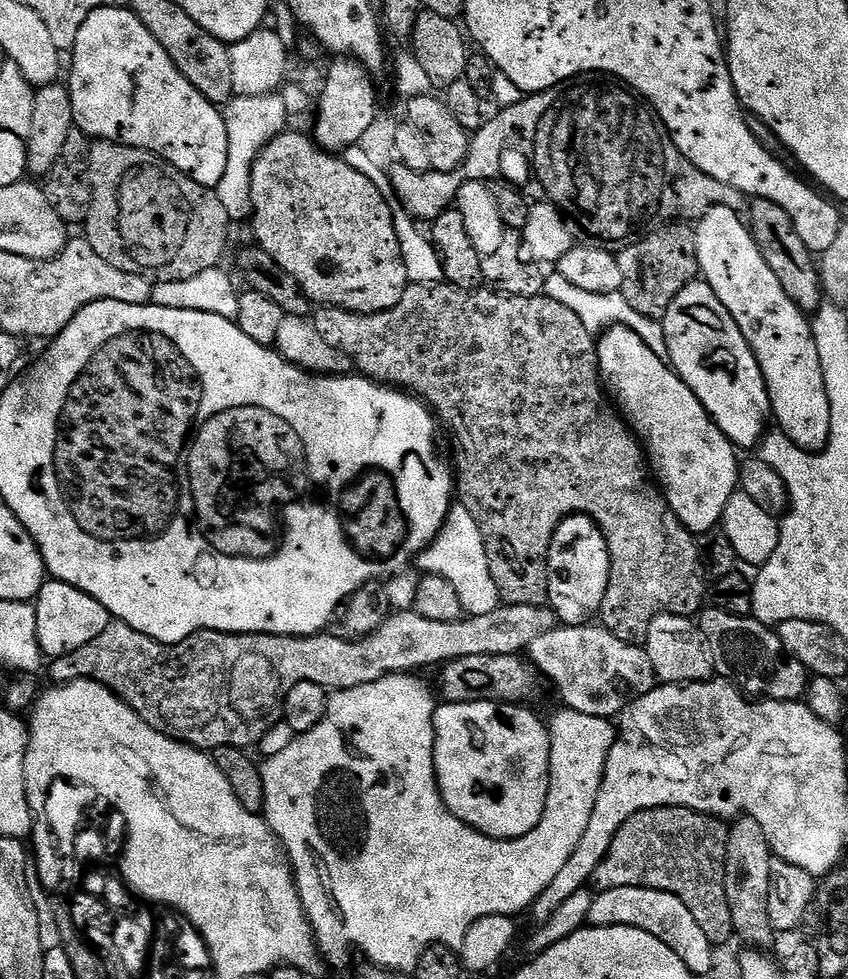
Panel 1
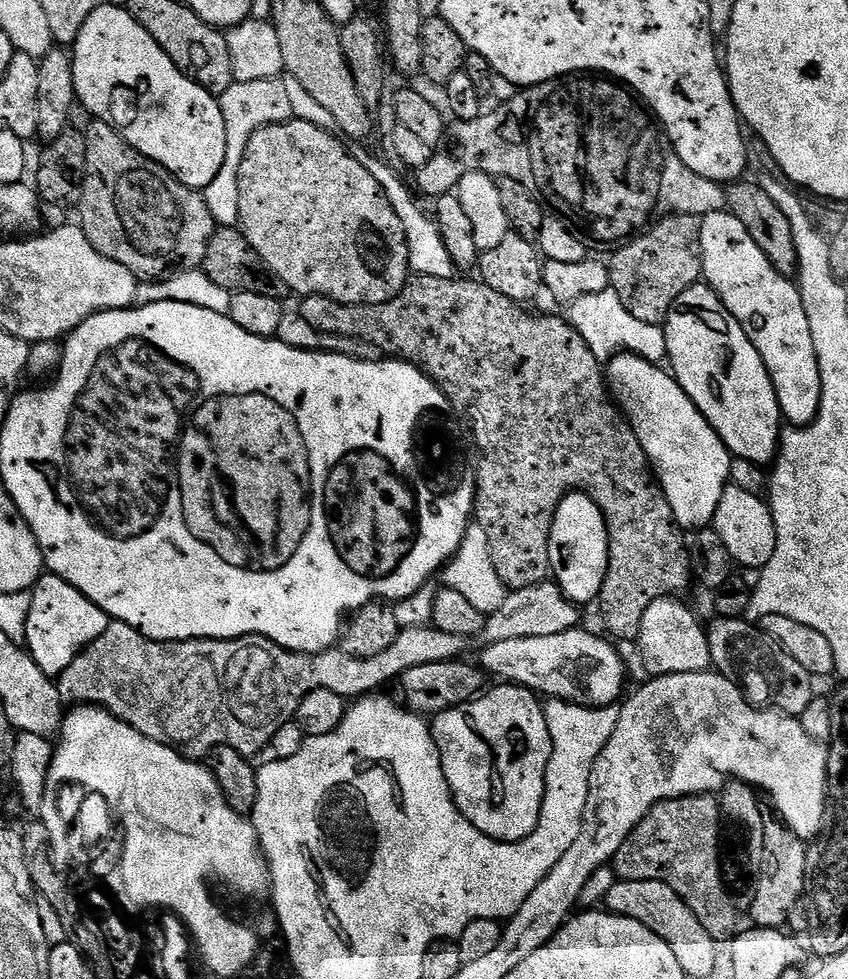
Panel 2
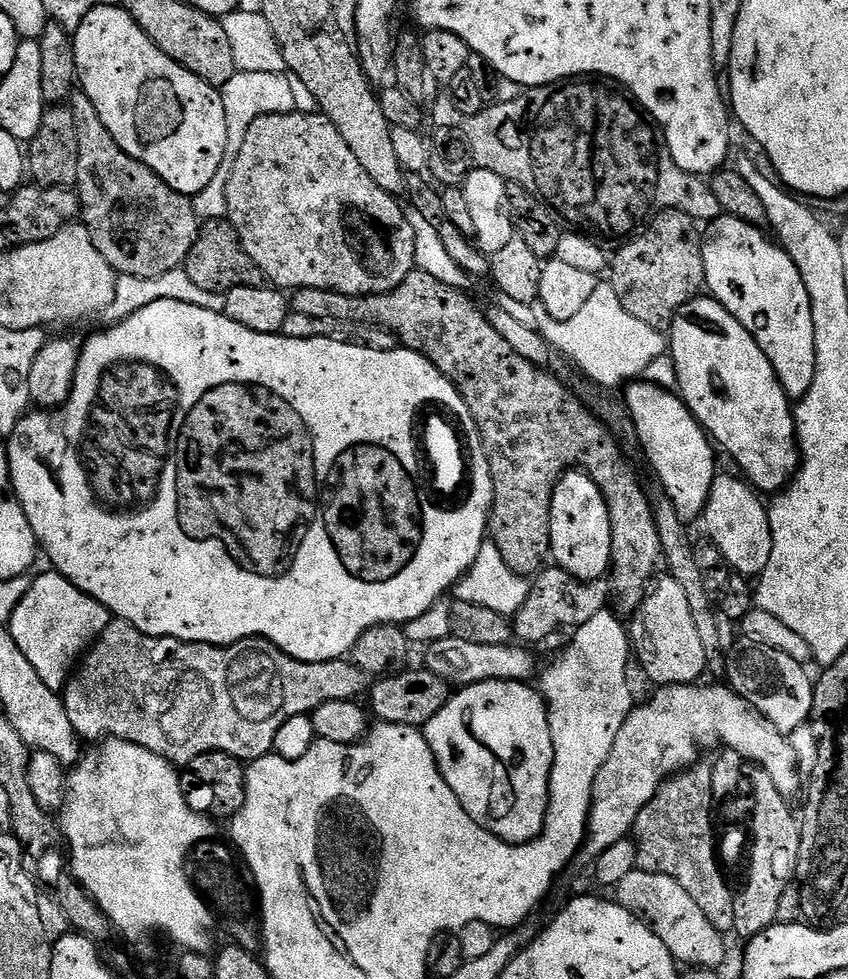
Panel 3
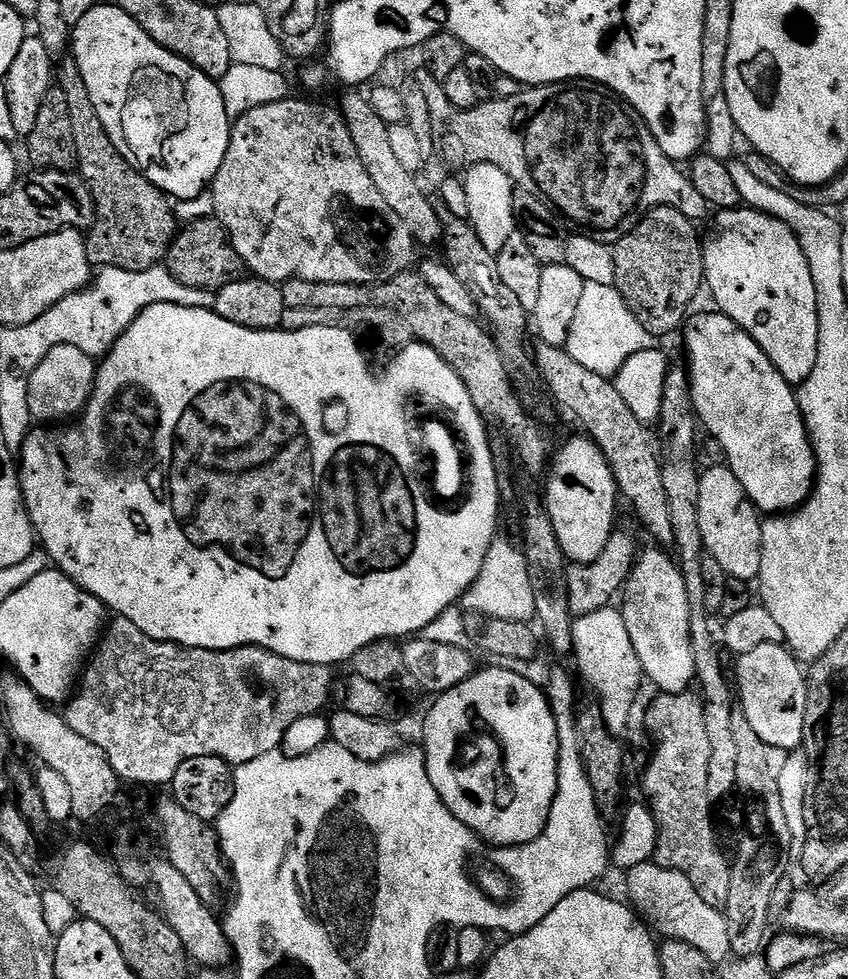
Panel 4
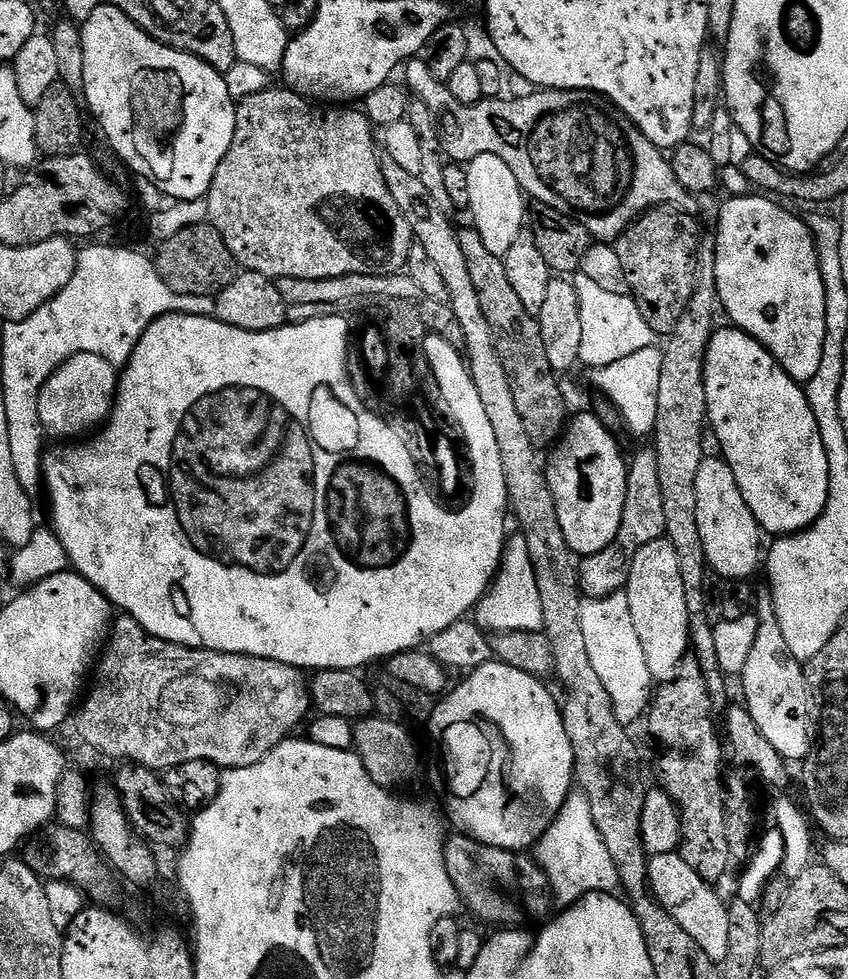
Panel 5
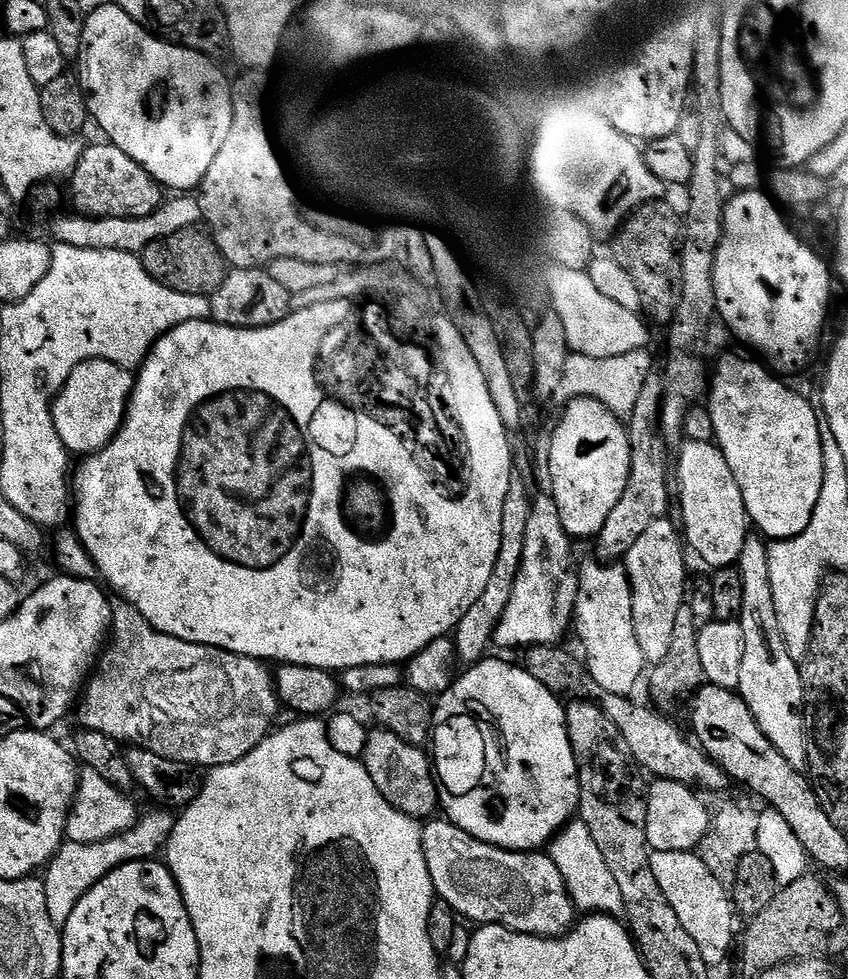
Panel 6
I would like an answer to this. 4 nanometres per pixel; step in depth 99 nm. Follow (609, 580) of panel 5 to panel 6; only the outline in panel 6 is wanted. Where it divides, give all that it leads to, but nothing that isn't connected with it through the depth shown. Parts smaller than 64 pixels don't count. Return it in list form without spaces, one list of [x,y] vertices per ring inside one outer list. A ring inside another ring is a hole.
[[[653,370],[646,378],[645,385],[638,395],[638,402],[627,419],[628,441],[630,442],[630,478],[618,506],[602,526],[600,535],[595,537],[595,559],[601,562],[623,561],[634,547],[634,542],[650,530],[658,521],[665,519],[668,513],[668,488],[670,492],[670,460],[668,464],[669,445],[660,433],[660,411],[664,401],[664,378],[659,371]]]

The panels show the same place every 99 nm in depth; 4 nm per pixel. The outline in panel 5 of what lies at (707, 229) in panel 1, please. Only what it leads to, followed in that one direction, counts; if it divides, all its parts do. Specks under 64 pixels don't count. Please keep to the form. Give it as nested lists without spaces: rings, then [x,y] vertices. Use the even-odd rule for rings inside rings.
[[[764,194],[733,196],[725,199],[720,208],[720,221],[716,224],[716,294],[719,307],[729,316],[731,323],[753,336],[794,378],[806,386],[822,362],[822,346],[826,342],[826,290],[818,266],[816,242],[803,219],[779,208],[775,199]]]

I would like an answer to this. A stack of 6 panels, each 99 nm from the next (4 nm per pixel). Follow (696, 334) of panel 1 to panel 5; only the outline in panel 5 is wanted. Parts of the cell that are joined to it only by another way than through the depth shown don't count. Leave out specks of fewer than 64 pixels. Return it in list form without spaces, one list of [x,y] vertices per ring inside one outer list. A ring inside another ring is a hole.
[[[735,326],[728,328],[717,327],[713,331],[708,349],[706,350],[706,362],[704,363],[704,381],[706,382],[706,402],[708,403],[708,424],[717,432],[718,439],[724,451],[723,459],[734,470],[734,482],[738,482],[738,490],[742,490],[742,498],[746,498],[746,506],[754,514],[754,518],[760,523],[761,529],[765,533],[769,532],[769,537],[779,538],[790,536],[798,532],[803,532],[820,517],[822,510],[828,501],[830,494],[830,462],[826,458],[826,446],[822,446],[822,434],[818,430],[818,422],[814,418],[814,410],[810,410],[807,391],[797,384],[786,370],[760,345],[753,336],[747,336]]]

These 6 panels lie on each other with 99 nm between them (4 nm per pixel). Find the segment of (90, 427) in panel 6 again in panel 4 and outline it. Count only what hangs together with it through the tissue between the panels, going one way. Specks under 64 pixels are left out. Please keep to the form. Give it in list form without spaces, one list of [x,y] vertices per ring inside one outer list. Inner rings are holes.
[[[69,344],[54,346],[50,350],[50,354],[46,354],[46,358],[42,358],[42,362],[38,362],[38,370],[34,370],[34,374],[30,374],[28,397],[33,421],[68,422],[79,417],[96,386],[97,367],[97,361],[93,356],[86,354],[86,350],[78,350],[78,346]]]

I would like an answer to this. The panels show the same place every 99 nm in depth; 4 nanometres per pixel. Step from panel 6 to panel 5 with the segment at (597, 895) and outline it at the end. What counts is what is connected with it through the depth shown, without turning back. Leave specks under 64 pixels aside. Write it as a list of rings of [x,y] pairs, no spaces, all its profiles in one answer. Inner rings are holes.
[[[569,792],[556,821],[542,834],[534,846],[534,859],[544,871],[555,903],[560,906],[577,904],[583,896],[591,892],[615,893],[620,888],[618,870],[606,851],[606,844],[594,826],[594,816],[590,814],[590,804],[583,792]]]

